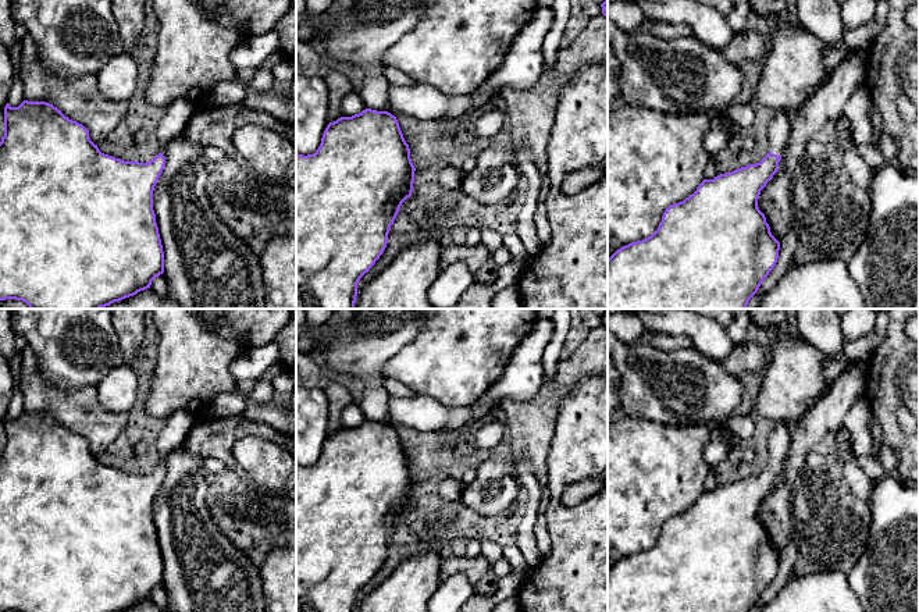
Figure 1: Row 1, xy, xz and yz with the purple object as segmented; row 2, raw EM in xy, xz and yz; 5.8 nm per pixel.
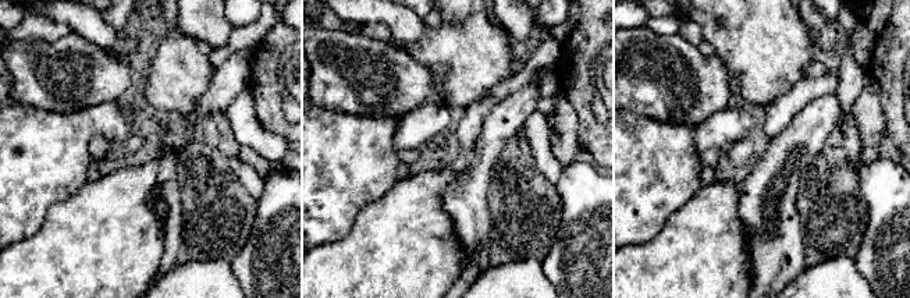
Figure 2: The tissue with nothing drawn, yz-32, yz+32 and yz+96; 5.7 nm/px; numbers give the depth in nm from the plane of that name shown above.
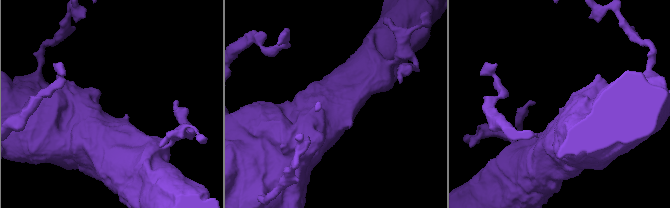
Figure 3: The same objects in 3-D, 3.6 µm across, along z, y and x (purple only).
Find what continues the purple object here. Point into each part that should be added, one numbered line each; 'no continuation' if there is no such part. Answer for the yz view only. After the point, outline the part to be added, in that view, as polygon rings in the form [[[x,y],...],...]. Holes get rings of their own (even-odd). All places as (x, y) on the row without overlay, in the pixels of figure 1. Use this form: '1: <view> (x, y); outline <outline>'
1: yz (777, 443); outline [[[776,421],[774,428],[767,437],[767,451],[770,455],[769,463],[773,466],[781,467],[784,462],[786,452],[790,445],[790,430],[788,426],[795,424],[792,421]]]

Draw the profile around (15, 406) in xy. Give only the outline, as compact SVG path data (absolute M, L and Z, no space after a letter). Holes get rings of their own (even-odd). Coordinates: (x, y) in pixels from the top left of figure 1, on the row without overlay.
M14 389L8 402L8 416L11 419L18 419L25 412L24 396L19 389Z

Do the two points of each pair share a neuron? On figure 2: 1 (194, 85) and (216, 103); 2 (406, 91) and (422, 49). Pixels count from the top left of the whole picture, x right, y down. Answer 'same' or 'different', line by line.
1: different
2: different

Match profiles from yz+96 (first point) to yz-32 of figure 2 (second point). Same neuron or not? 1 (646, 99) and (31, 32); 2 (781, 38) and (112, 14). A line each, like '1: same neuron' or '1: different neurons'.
1: different neurons
2: different neurons

